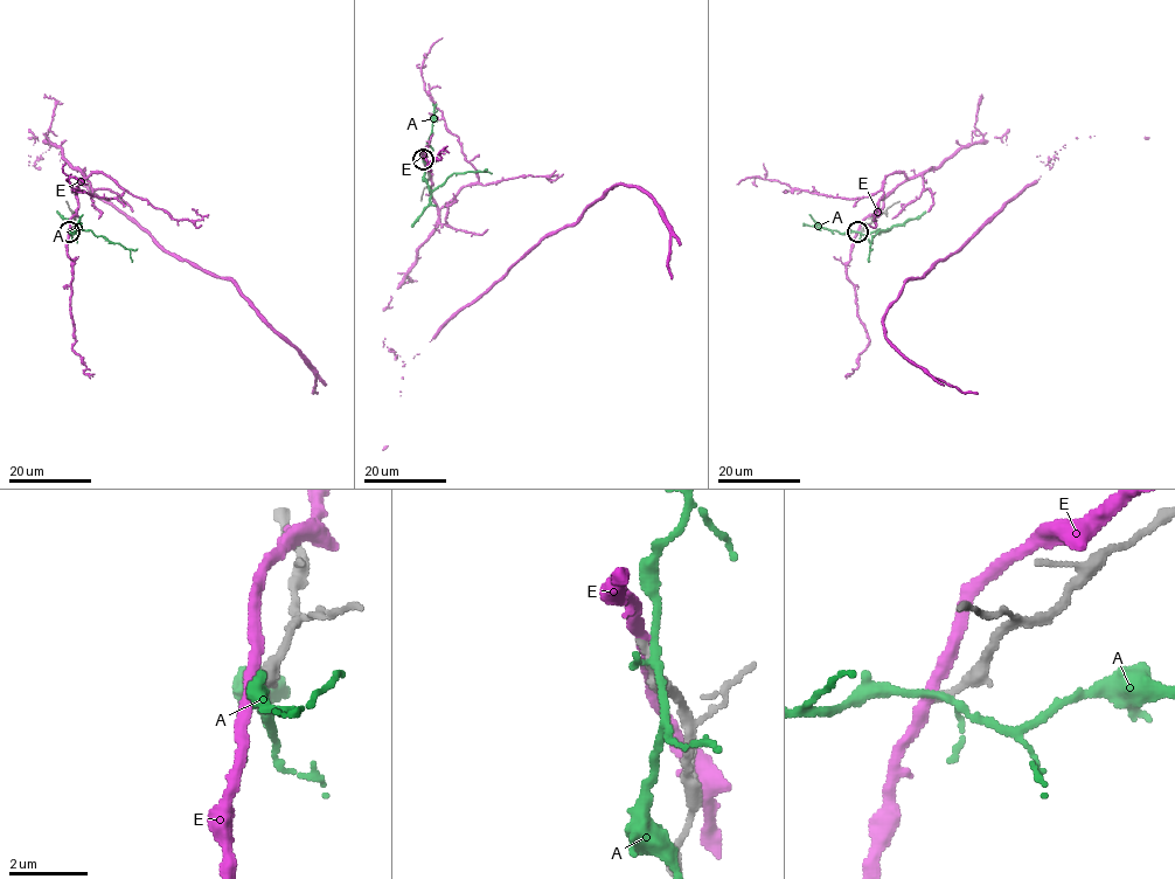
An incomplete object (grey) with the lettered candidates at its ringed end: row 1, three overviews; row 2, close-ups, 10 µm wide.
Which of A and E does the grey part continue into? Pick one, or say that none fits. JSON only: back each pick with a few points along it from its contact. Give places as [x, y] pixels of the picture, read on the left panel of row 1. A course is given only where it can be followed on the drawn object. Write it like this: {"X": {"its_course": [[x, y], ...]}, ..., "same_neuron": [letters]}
{"same_neuron": []}

